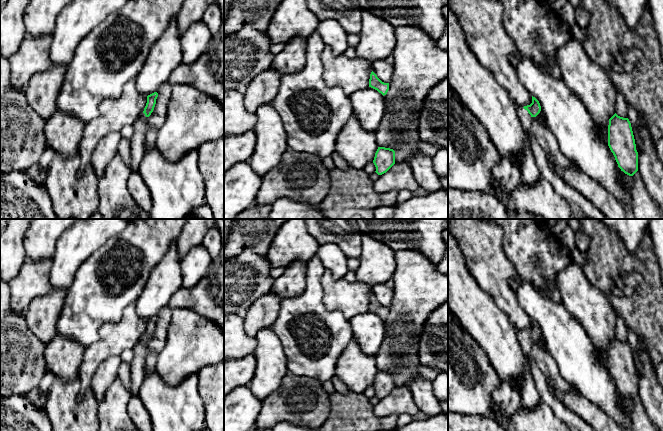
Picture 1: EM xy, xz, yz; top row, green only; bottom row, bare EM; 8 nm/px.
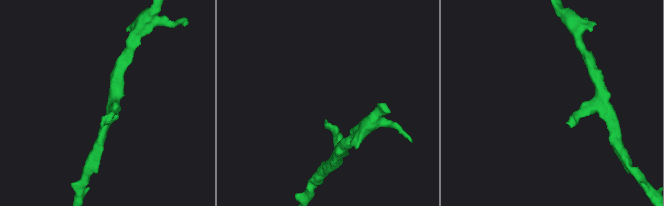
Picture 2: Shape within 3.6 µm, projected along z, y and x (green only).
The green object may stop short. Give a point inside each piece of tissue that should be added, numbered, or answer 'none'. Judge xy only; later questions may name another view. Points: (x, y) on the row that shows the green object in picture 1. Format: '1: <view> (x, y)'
1: xy (140, 127)

